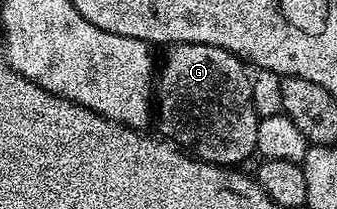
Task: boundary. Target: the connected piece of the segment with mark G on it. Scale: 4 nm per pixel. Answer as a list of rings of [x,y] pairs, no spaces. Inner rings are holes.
[[[181,41],[172,44],[164,53],[167,54],[163,61],[161,57],[157,76],[153,81],[153,125],[159,128],[158,136],[211,165],[238,167],[241,159],[247,158],[257,149],[257,129],[260,121],[253,107],[252,74],[247,73],[248,66],[235,54],[205,43]]]

